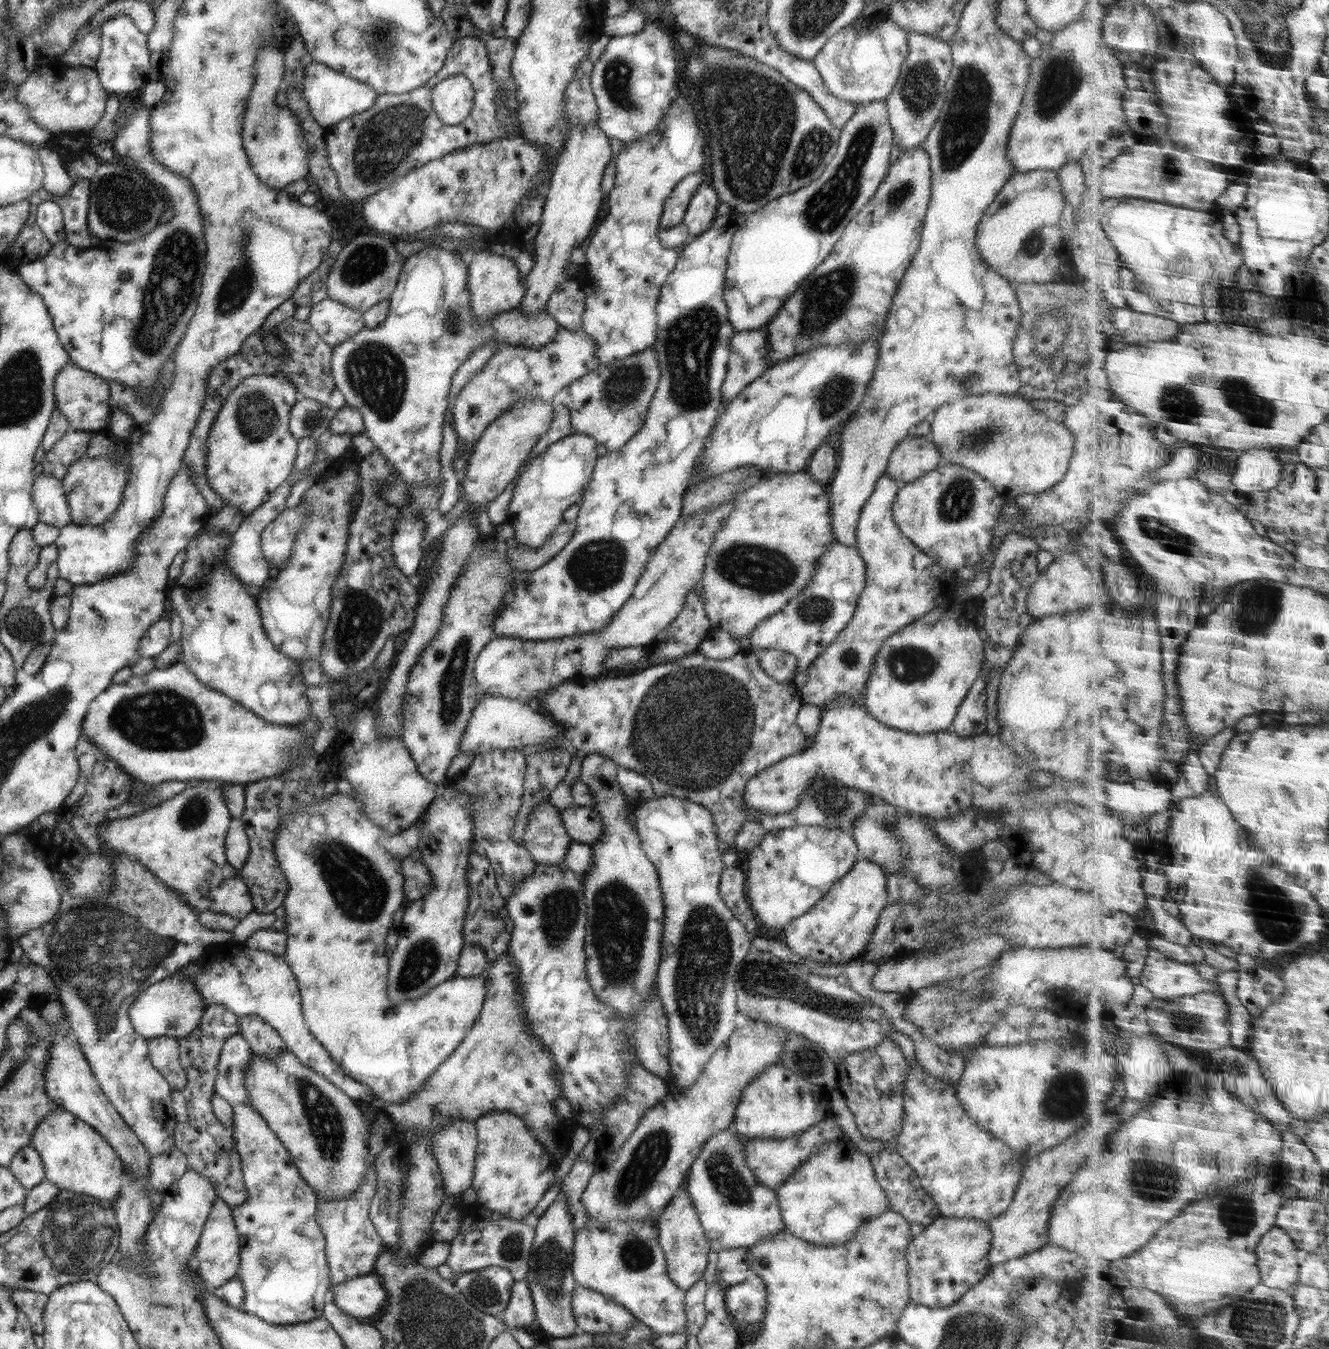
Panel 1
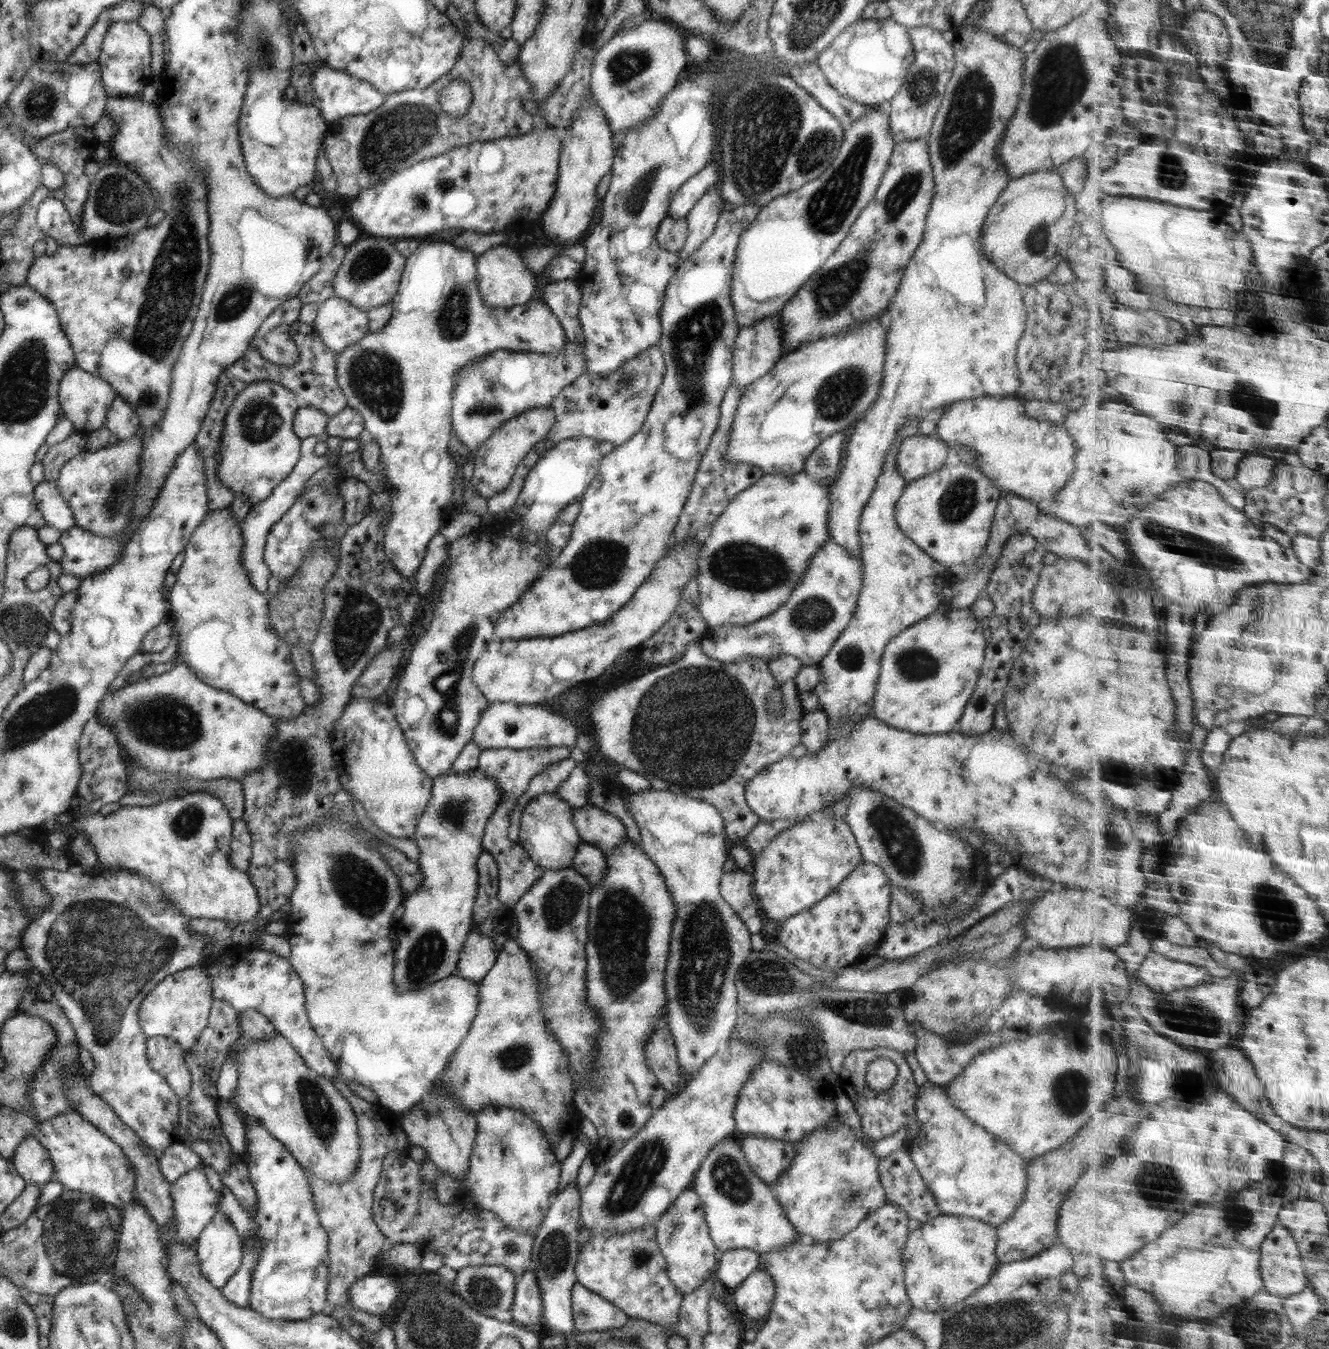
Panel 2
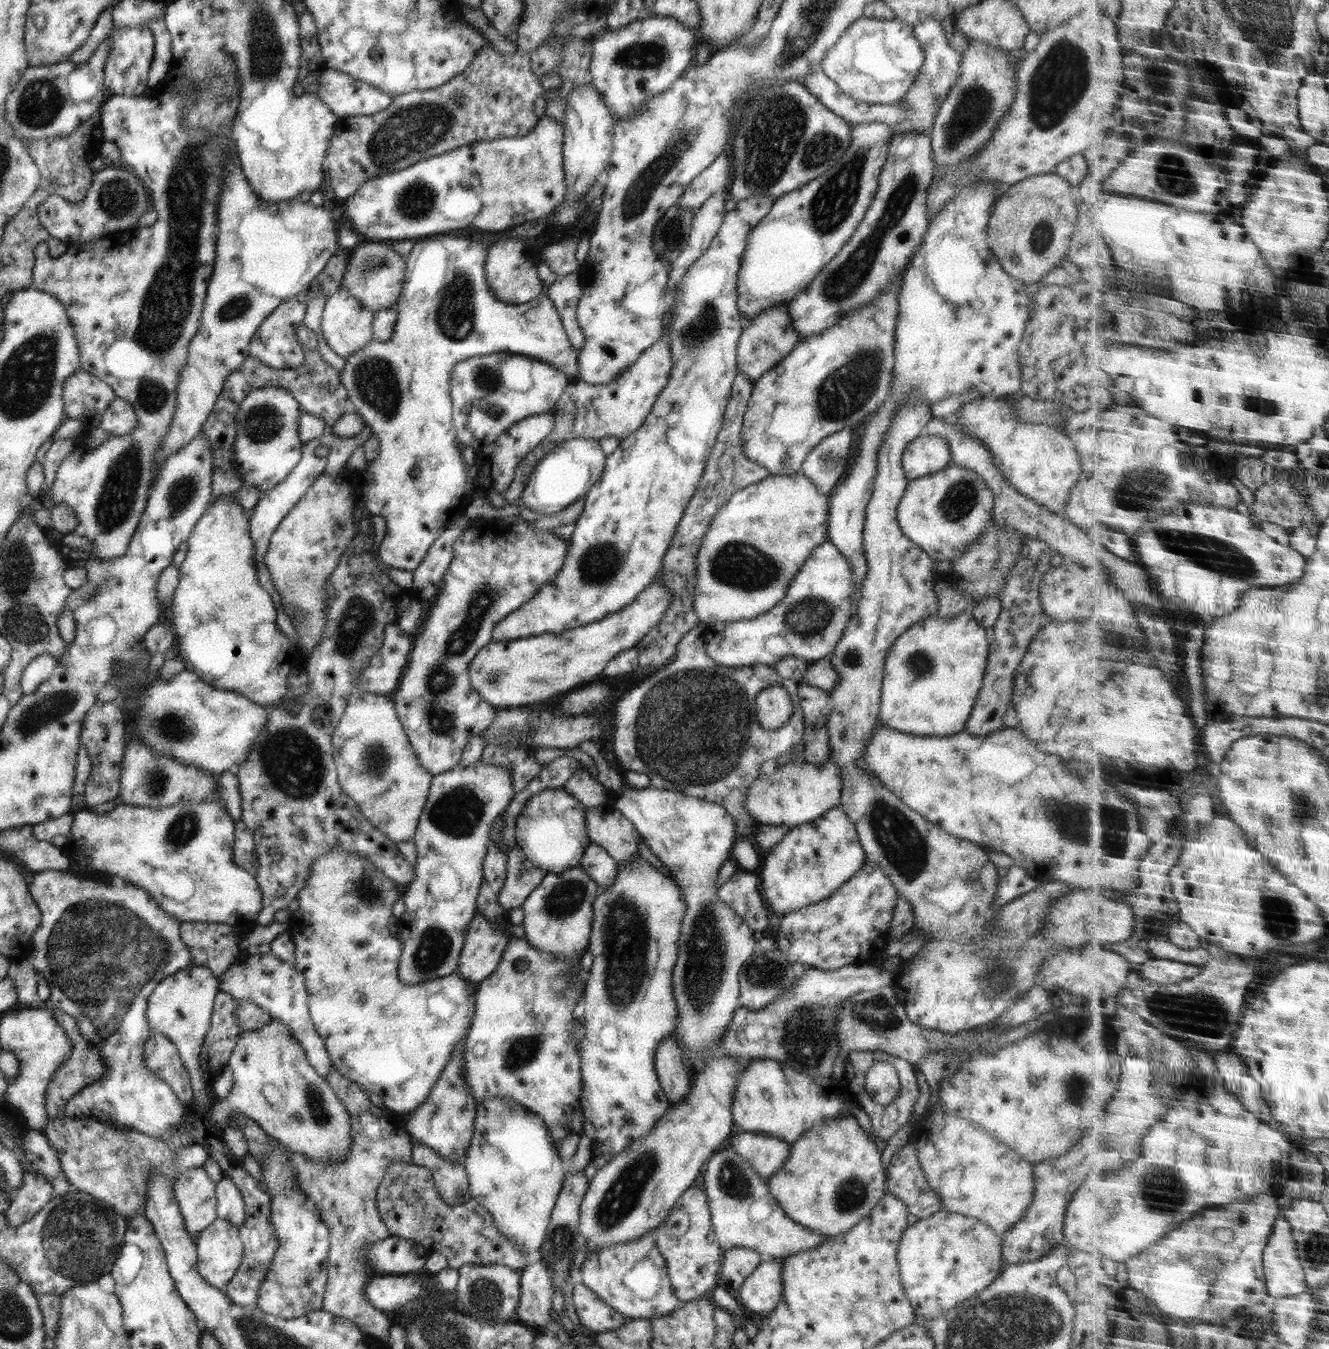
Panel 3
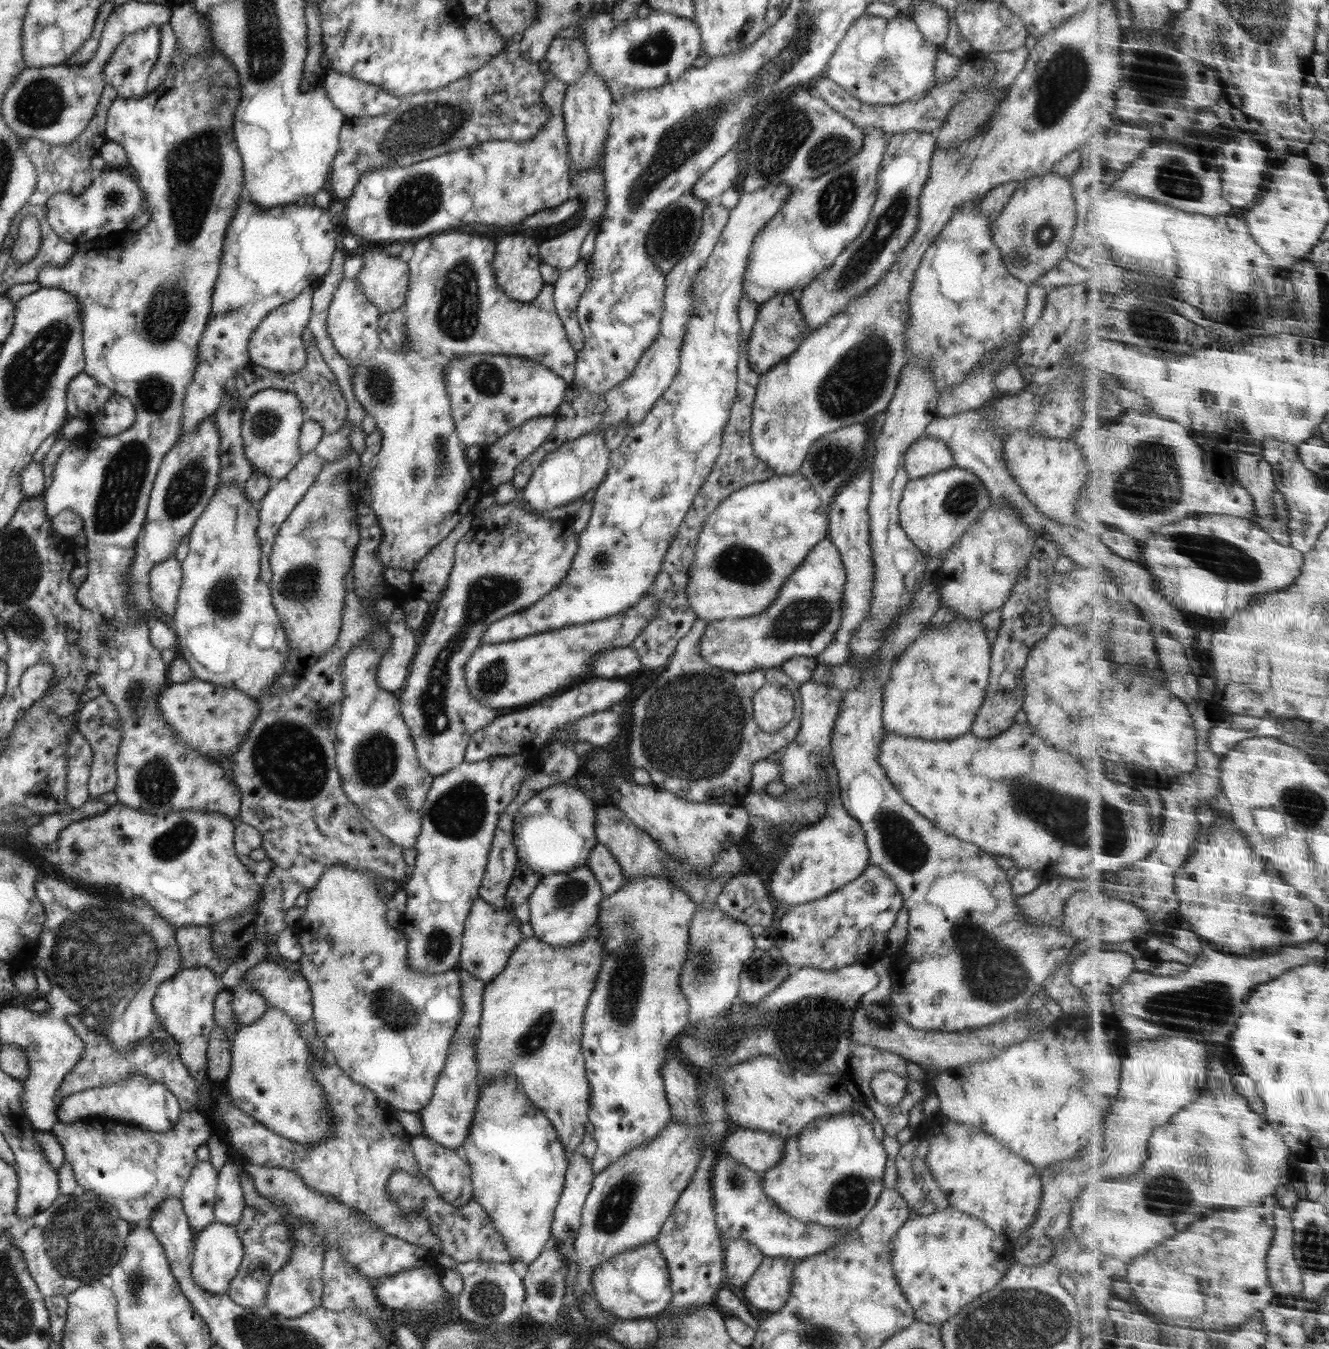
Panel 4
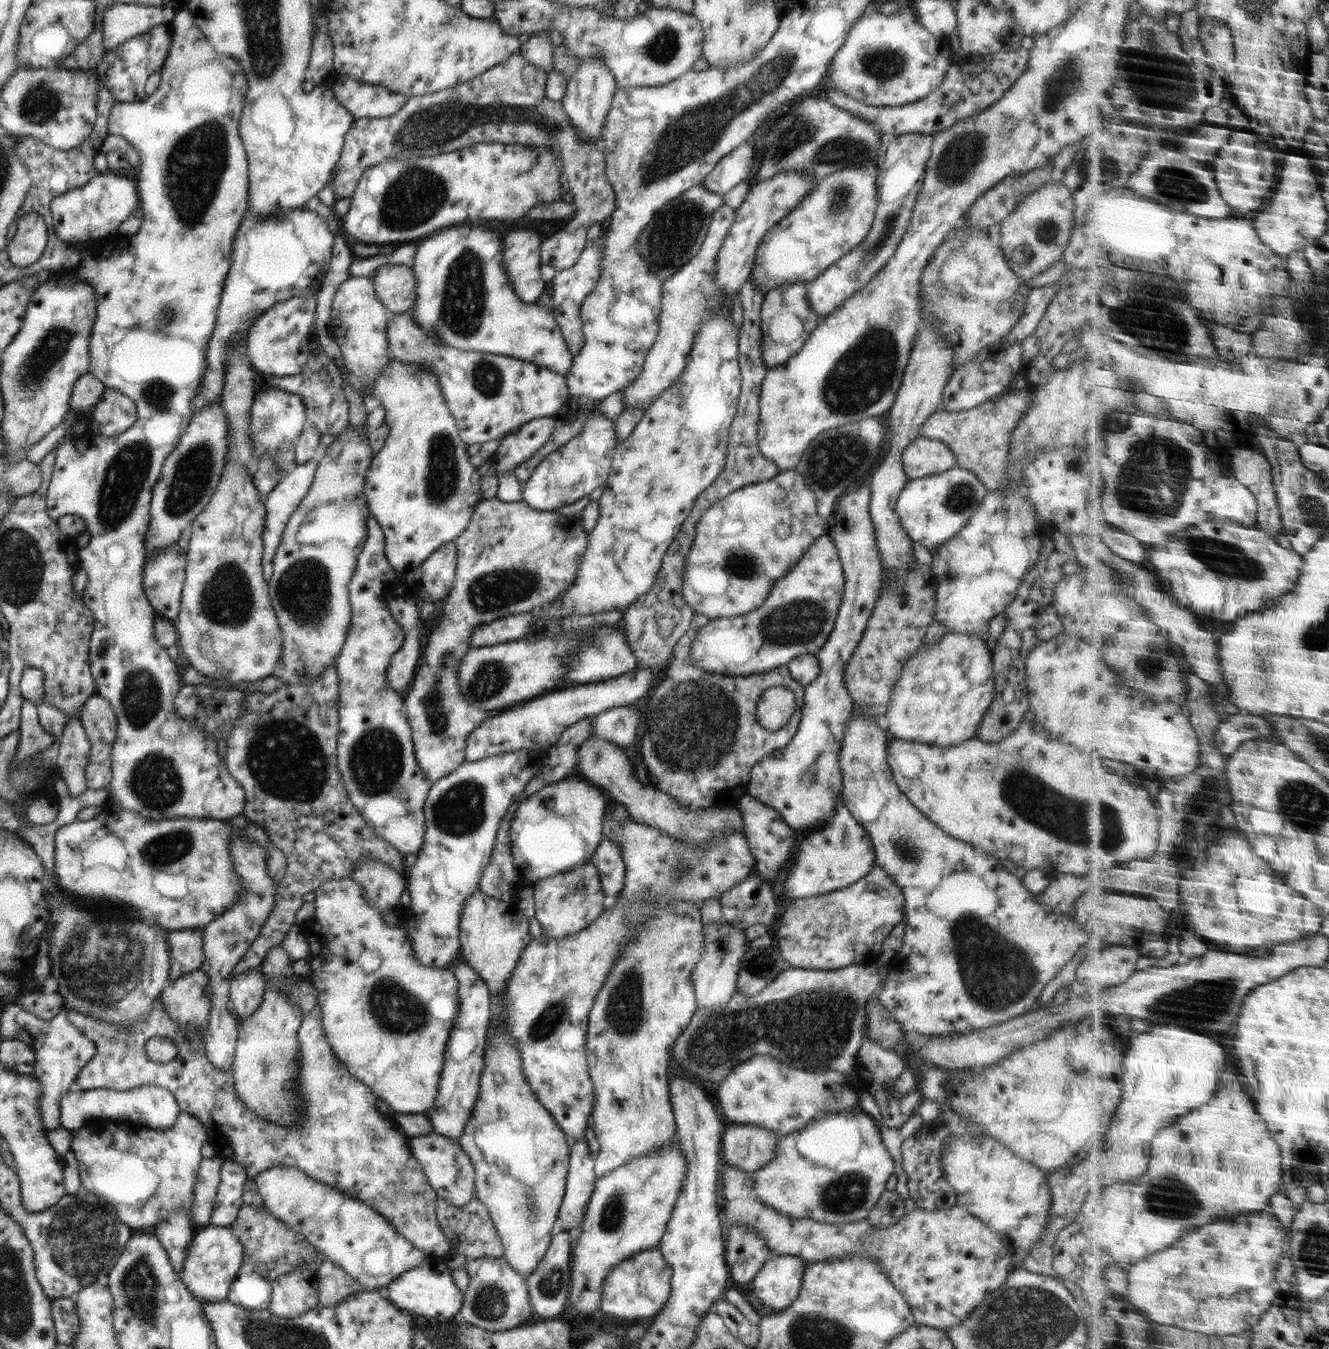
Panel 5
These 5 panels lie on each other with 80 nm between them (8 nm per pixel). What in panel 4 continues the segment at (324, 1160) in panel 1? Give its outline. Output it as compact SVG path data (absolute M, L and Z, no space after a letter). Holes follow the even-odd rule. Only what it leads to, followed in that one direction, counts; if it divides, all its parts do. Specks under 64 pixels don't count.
M268 1004L262 1018L250 1026L238 1026L231 1046L231 1059L226 1085L235 1108L243 1110L272 1133L298 1142L298 1145L316 1145L316 1142L322 1141L332 1127L331 1114L326 1106L324 1091L313 1077L307 1042L300 1036L297 1024L283 1010Z

